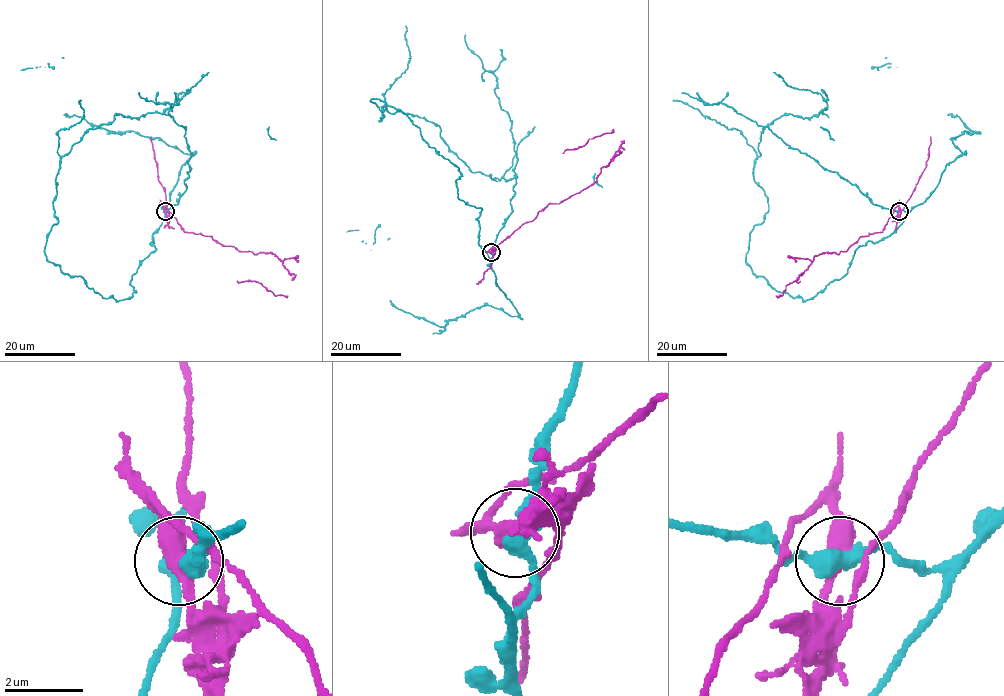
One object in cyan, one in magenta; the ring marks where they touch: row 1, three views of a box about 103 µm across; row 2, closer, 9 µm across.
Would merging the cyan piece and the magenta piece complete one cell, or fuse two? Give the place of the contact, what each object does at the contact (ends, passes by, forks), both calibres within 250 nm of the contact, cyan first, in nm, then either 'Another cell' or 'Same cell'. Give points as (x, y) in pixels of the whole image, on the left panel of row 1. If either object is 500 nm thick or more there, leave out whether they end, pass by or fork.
Place: (165, 211). At the ring cyan passes by. At the ring magenta passes by. Thickness 380 nm (cyan) against 440 nm. Another cell

